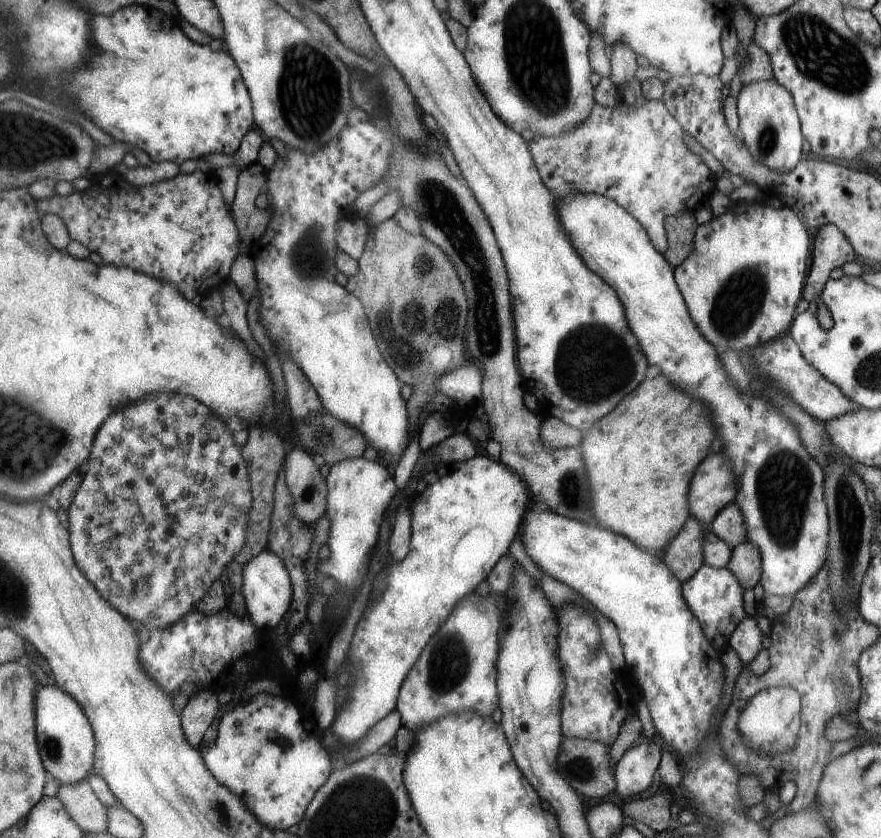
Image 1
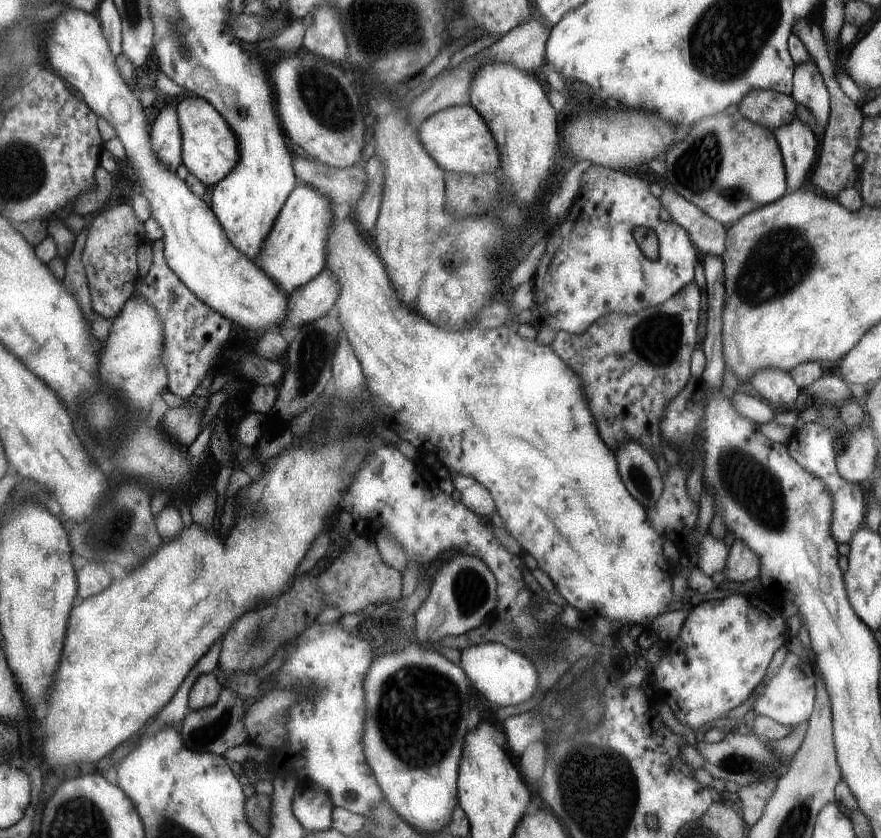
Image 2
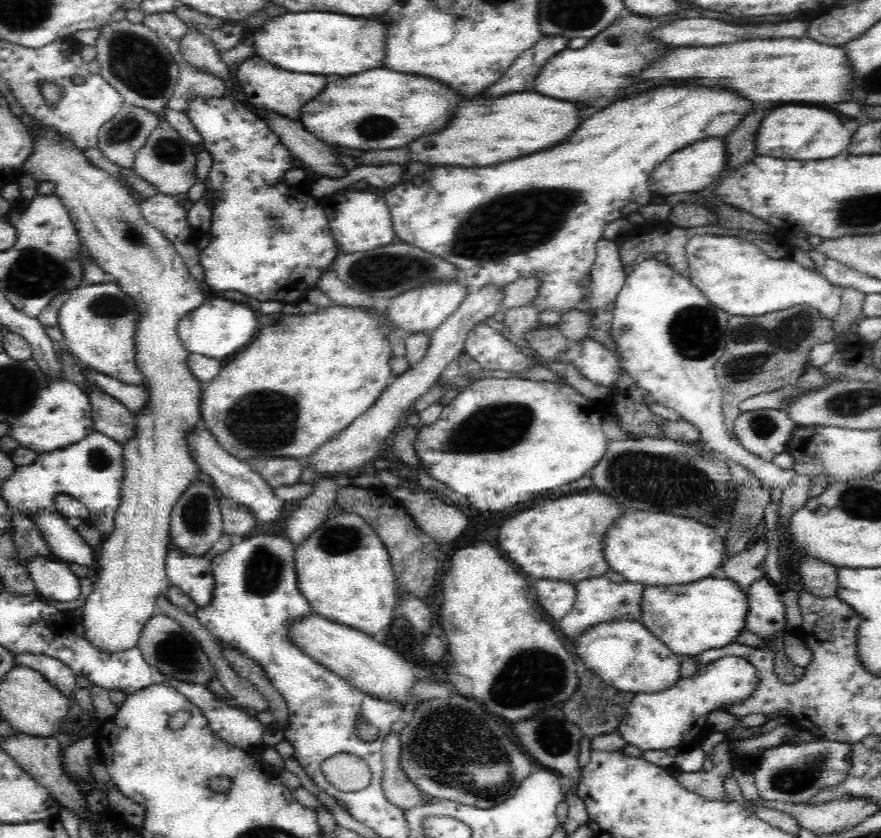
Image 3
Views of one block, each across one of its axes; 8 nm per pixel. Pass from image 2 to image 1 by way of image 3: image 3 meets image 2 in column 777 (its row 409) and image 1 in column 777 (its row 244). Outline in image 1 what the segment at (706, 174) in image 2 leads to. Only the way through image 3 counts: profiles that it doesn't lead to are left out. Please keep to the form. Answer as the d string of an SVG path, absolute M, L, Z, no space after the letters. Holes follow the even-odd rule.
M775 78L767 81L746 83L738 94L737 114L739 116L741 139L747 144L753 159L776 172L790 173L799 164L798 160L802 158L802 142L804 142L804 138L802 138L803 132L800 132L801 119L798 111L794 108L794 101L795 99L788 92L788 89L777 83Z

